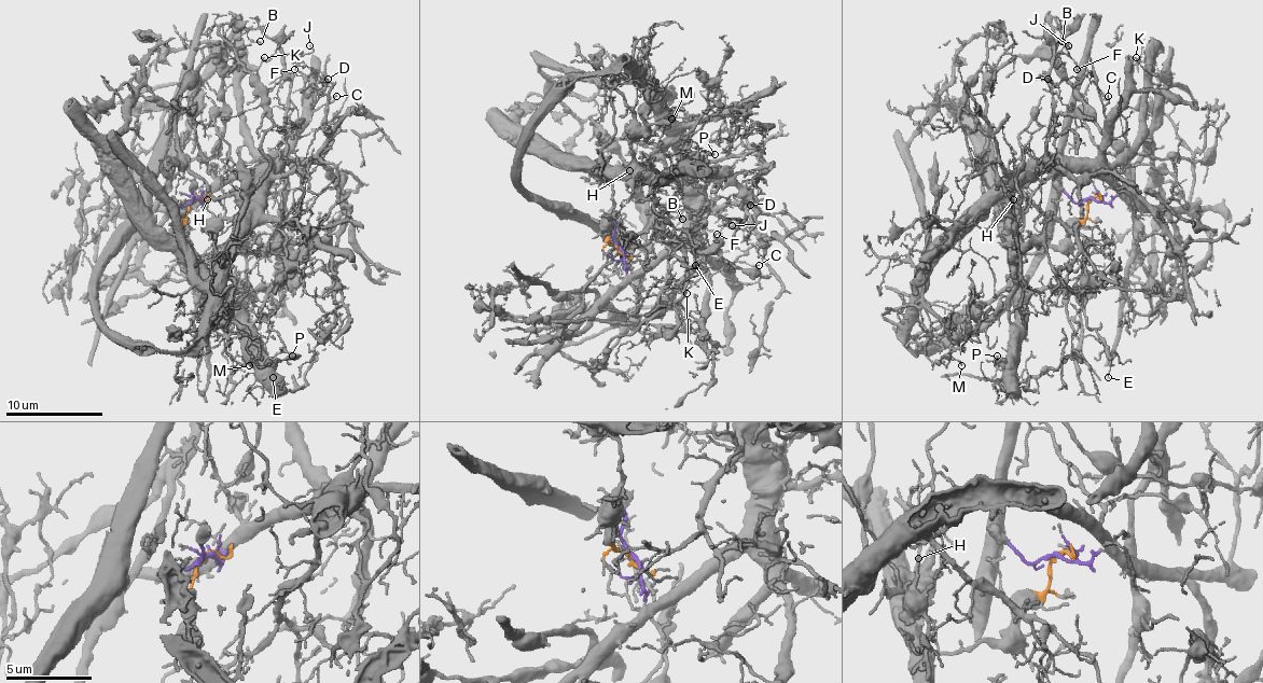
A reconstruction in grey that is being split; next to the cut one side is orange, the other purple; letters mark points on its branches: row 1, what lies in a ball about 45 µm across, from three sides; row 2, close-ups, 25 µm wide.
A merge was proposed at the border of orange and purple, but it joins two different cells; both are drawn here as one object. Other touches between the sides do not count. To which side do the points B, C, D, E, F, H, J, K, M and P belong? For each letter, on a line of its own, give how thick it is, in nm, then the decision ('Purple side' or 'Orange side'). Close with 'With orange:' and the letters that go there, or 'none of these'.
B: Thickness 120 nm. Purple side
C: Thickness 120 nm. Purple side
D: Thickness 110 nm. Purple side
E: Thickness 110 nm. Orange side
F: Thickness 70 nm. Purple side
H: Thickness 160 nm. Orange side
J: Thickness 80 nm. Purple side
K: Thickness 120 nm. Purple side
M: Thickness 110 nm. Orange side
P: Thickness 140 nm. Orange side
With orange: E, H, M, P

